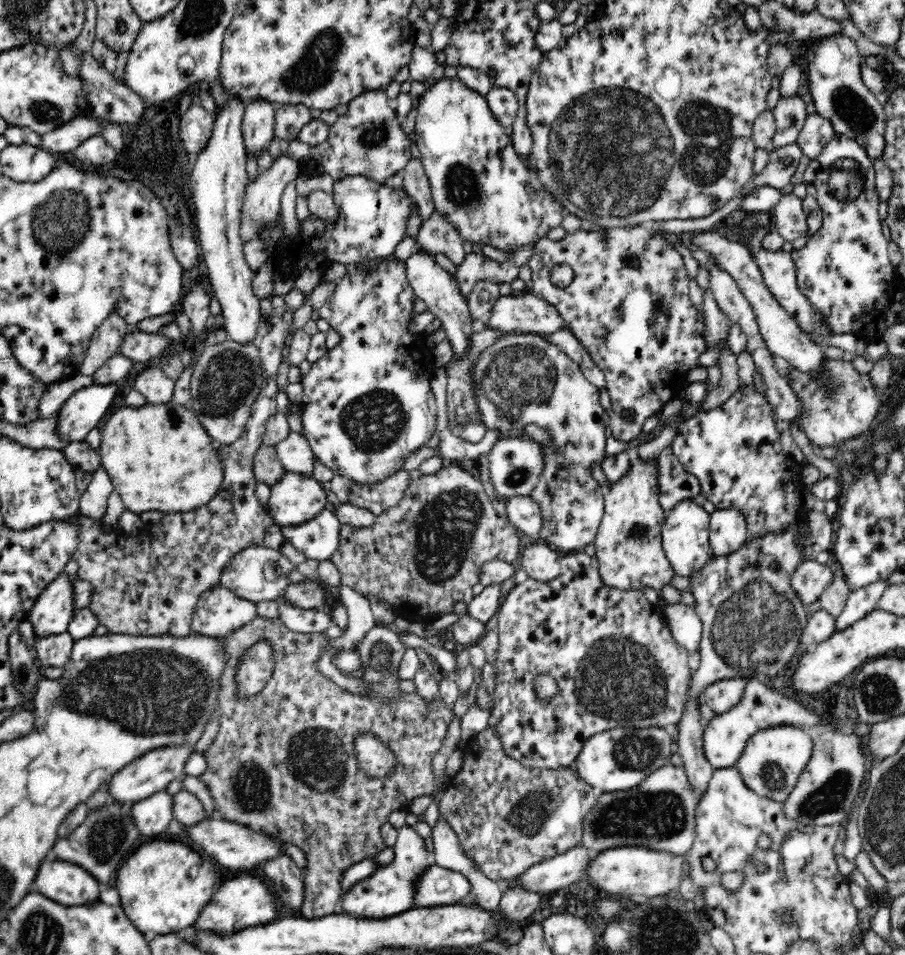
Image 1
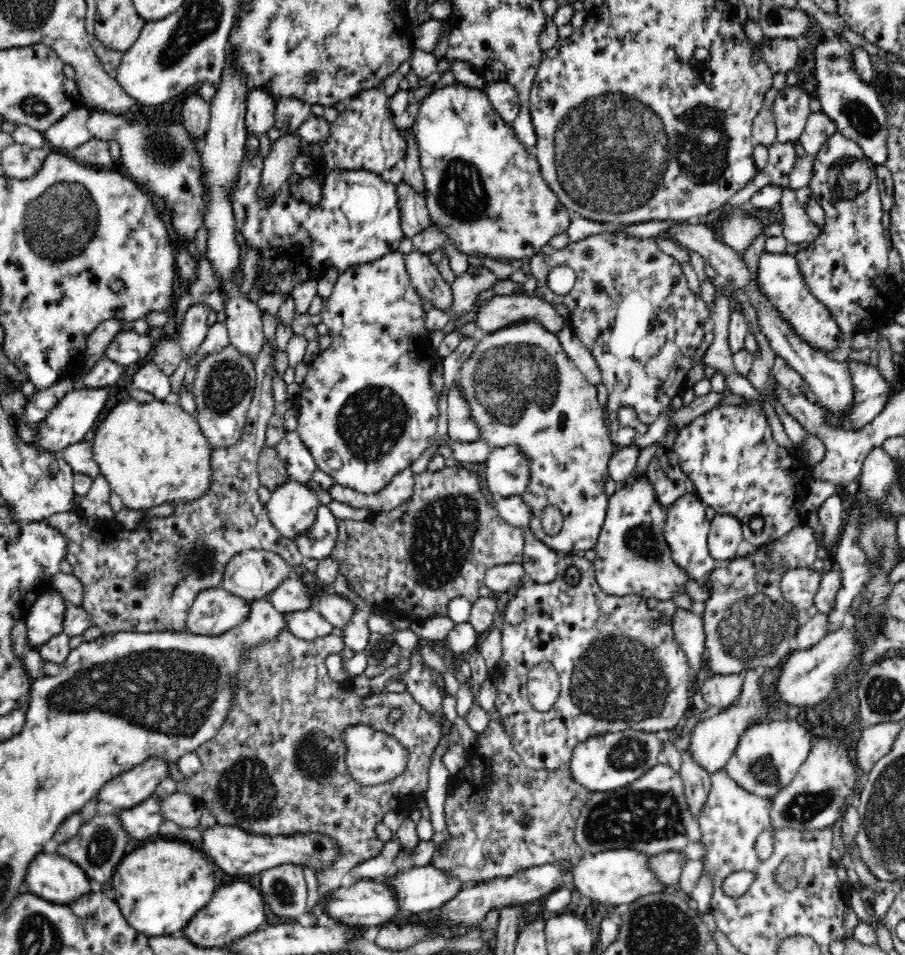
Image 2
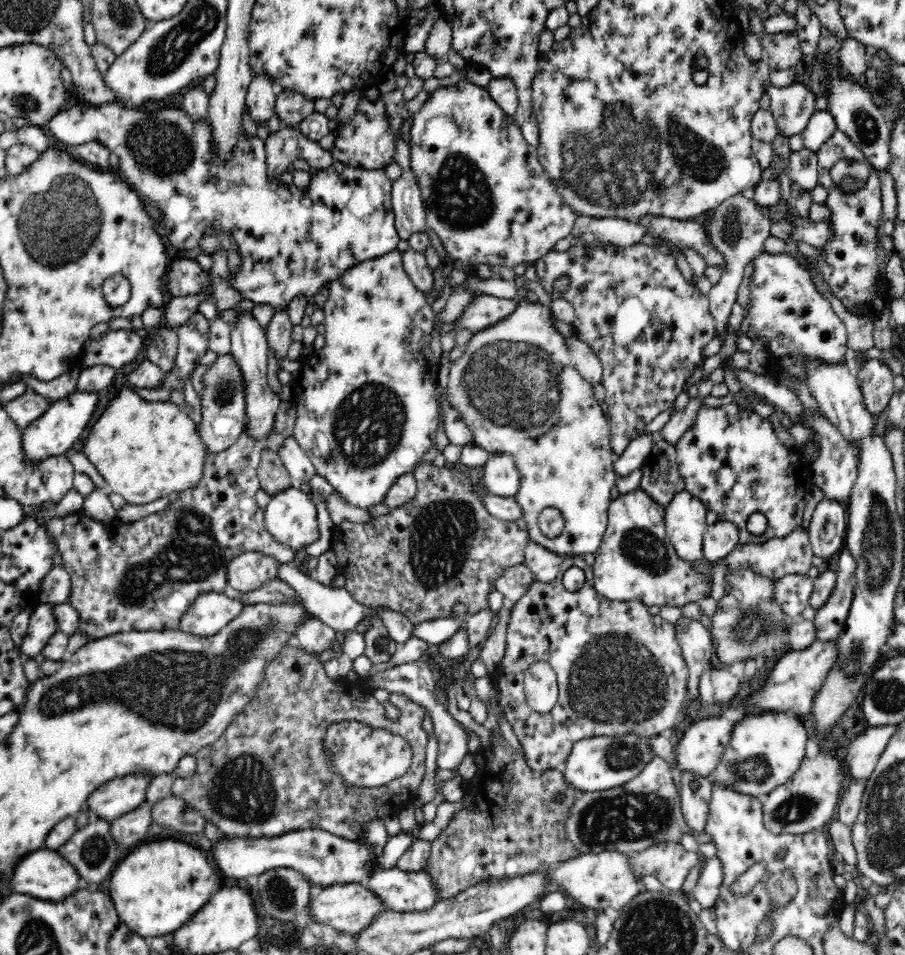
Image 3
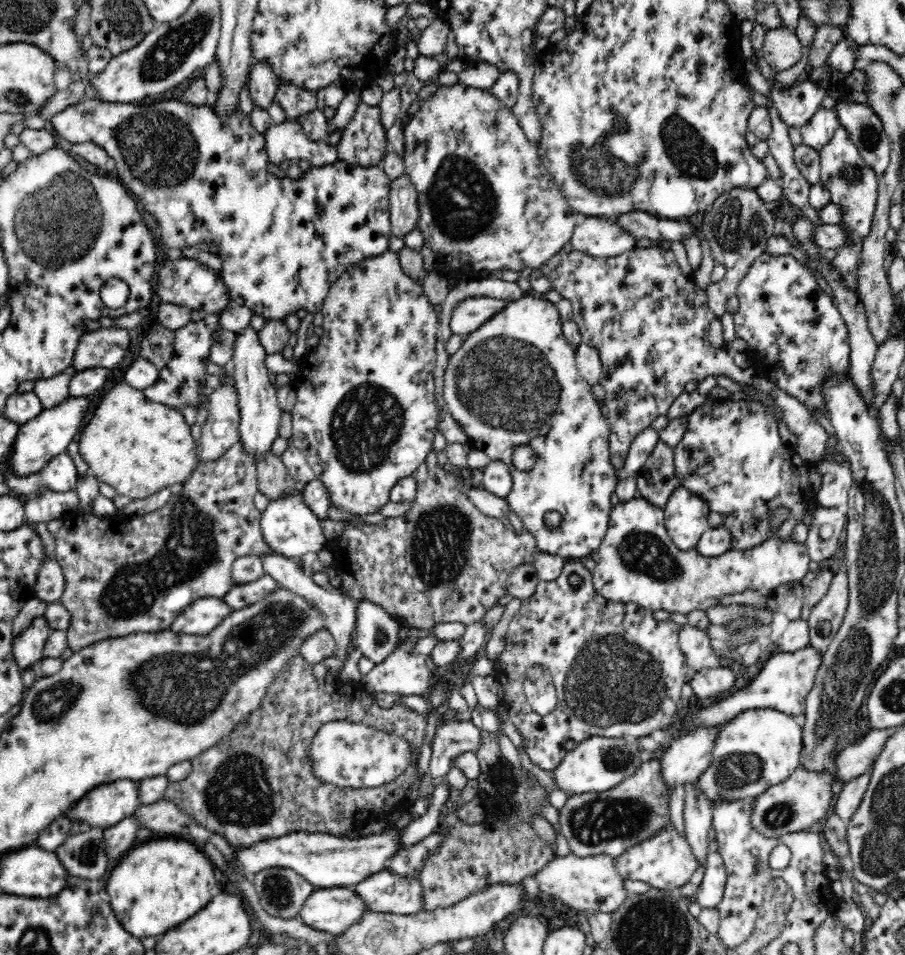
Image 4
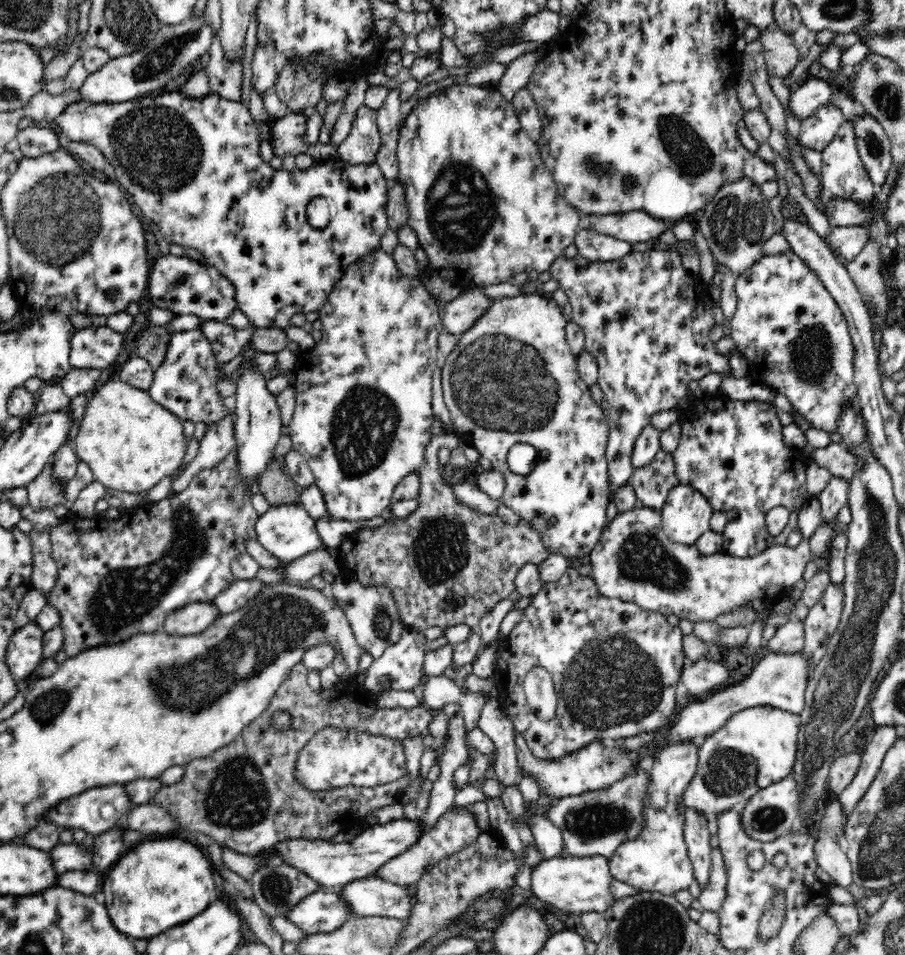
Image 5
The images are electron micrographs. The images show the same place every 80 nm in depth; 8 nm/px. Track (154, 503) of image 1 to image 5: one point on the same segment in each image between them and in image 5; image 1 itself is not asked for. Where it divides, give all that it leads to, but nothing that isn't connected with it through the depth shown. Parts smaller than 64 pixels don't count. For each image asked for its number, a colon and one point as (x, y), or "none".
2: (150, 453)
3: (145, 450)
4: (138, 446)
5: (130, 442)

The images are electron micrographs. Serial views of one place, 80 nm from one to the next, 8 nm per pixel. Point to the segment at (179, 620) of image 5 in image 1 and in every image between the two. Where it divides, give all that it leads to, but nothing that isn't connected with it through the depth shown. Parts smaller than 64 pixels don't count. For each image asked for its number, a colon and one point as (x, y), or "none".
1: (218, 611)
2: (214, 611)
3: (211, 611)
4: (203, 615)

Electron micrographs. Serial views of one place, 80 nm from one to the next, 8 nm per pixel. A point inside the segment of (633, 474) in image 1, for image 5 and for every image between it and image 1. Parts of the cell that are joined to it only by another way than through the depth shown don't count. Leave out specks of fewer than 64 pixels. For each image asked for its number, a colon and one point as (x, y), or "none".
2: (632, 556)
3: (636, 561)
4: (637, 562)
5: (634, 561)

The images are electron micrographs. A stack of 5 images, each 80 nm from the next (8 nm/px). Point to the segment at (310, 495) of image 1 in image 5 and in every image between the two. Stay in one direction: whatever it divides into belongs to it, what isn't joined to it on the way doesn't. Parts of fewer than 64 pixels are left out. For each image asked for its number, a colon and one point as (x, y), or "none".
2: (292, 508)
3: (291, 517)
4: (288, 526)
5: (287, 532)

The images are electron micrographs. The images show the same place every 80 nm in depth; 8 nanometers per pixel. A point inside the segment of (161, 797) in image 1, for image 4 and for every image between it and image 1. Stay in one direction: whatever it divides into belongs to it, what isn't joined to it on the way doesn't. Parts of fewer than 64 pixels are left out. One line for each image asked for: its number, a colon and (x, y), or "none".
2: (141, 821)
3: (130, 829)
4: (119, 839)

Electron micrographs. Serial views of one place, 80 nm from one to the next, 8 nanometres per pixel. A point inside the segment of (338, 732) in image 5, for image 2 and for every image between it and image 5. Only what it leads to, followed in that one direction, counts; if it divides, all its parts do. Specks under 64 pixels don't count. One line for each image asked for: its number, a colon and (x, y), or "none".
2: (373, 757)
3: (363, 757)
4: (345, 754)

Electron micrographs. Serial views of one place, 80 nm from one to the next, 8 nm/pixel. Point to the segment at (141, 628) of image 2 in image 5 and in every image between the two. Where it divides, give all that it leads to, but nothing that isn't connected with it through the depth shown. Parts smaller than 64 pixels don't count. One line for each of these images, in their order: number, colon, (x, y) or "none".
3: (141, 576)
4: (124, 575)
5: (118, 578)

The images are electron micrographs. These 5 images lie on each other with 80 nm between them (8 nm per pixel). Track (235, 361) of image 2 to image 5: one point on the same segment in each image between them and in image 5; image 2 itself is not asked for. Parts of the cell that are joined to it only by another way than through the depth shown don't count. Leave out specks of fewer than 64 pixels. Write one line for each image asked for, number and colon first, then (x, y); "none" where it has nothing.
3: (223, 422)
4: (221, 431)
5: (219, 441)

